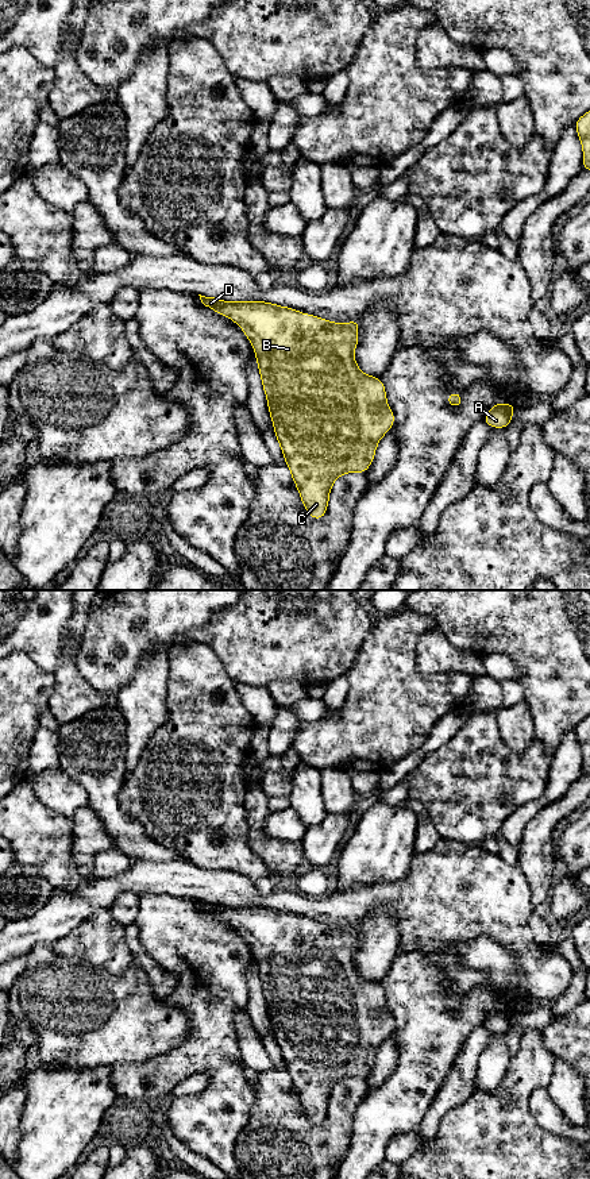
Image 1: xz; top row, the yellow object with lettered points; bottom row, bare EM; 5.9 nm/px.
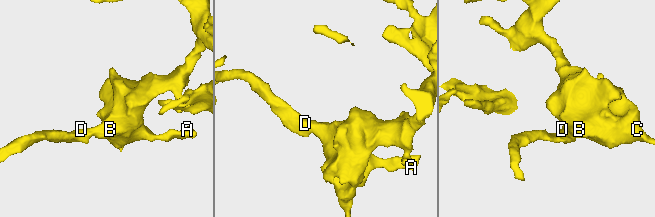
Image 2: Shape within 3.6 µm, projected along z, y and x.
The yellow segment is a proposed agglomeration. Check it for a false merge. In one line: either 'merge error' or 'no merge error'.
no merge error

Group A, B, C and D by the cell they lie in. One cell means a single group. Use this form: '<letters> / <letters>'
A B C D

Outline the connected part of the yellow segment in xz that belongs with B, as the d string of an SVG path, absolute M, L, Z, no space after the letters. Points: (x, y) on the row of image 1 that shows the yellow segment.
M198 296L205 307L235 321L251 342L285 465L290 469L305 510L312 519L321 520L327 513L333 482L342 474L367 473L379 440L393 428L396 420L381 378L362 373L354 358L359 343L359 320L339 324L267 301L223 301Z

